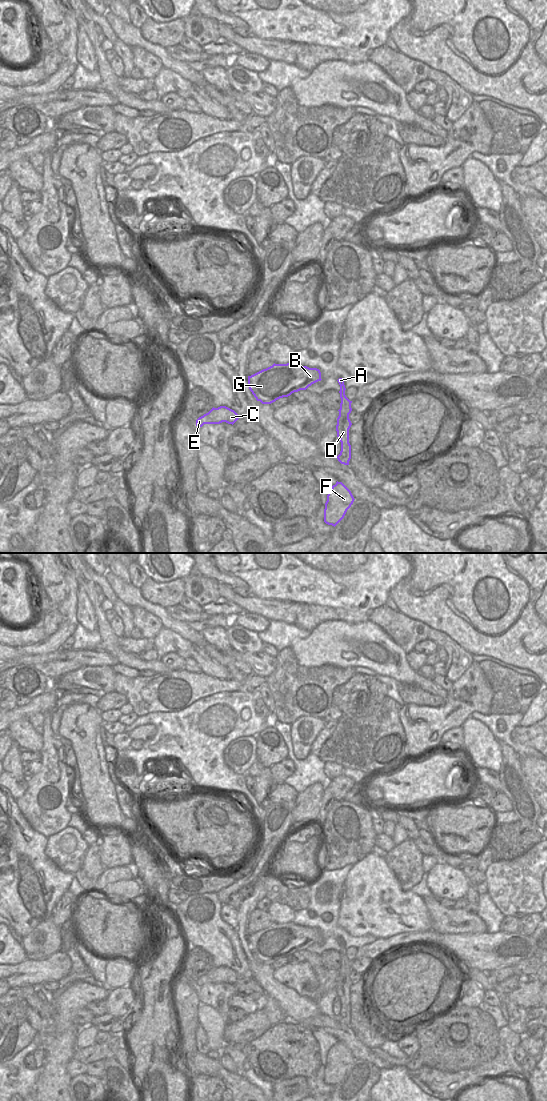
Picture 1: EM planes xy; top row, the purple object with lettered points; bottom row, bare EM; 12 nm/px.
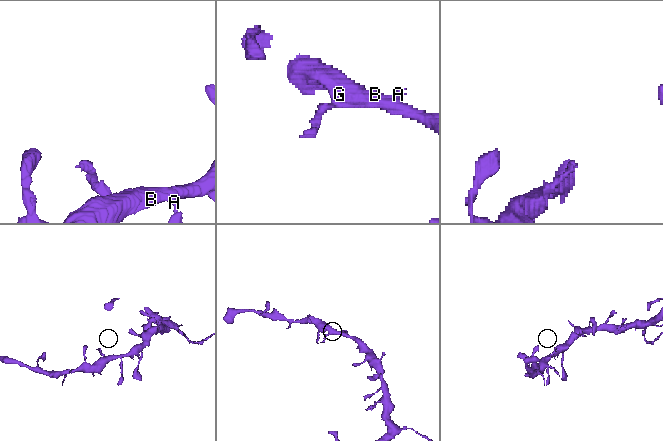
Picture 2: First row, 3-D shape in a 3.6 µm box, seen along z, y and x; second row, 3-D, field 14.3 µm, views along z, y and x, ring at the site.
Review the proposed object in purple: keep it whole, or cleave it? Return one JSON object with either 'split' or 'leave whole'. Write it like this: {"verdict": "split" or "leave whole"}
{"verdict": "leave whole"}

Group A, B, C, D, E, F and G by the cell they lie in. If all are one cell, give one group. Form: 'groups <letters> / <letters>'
groups A B C D E F G

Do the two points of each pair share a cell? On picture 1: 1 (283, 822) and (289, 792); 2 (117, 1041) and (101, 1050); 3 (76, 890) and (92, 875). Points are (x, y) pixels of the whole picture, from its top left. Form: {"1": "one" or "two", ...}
{"1": "two", "2": "one", "3": "two"}

